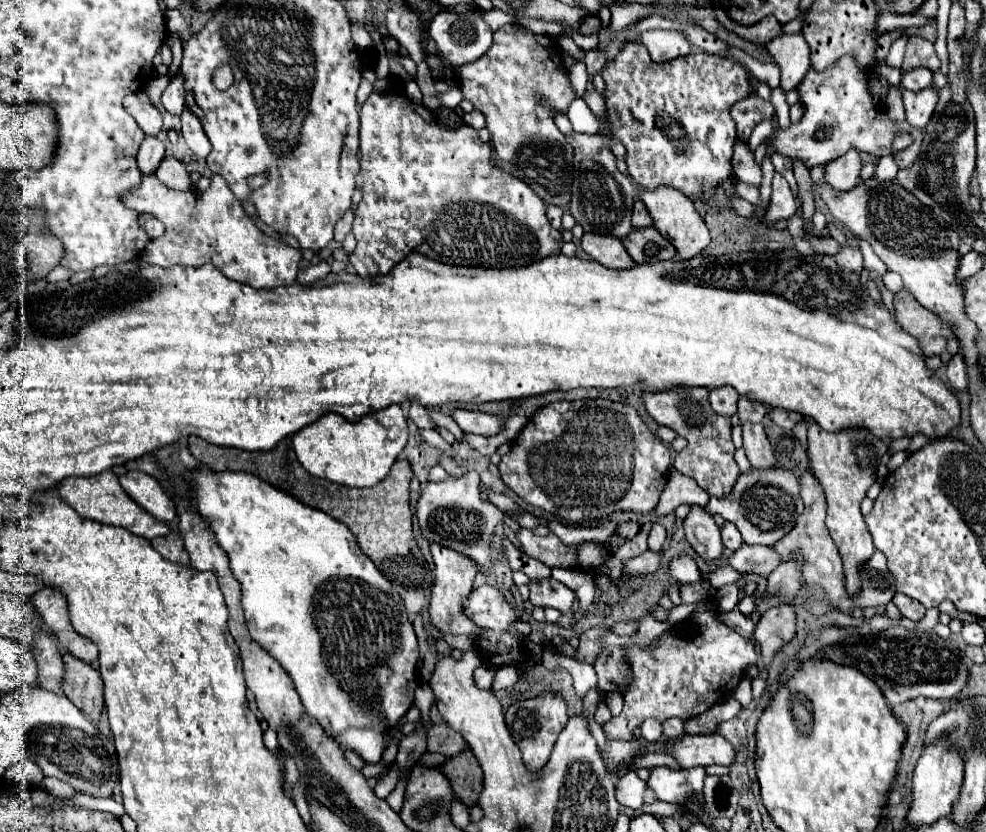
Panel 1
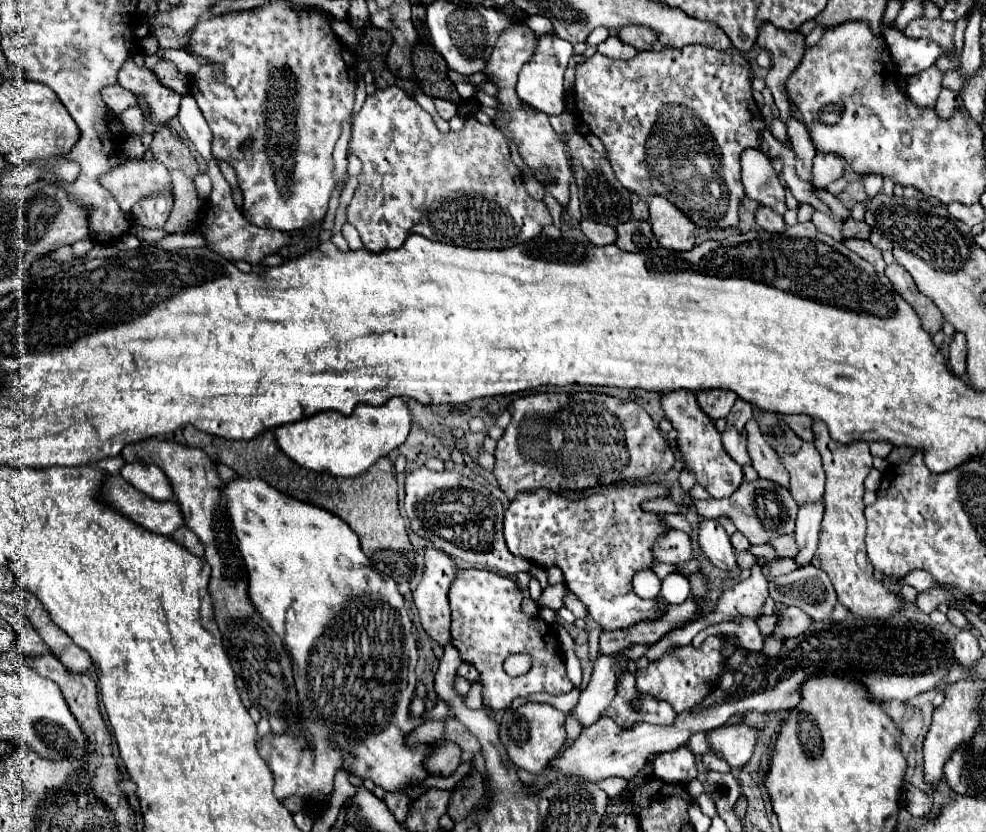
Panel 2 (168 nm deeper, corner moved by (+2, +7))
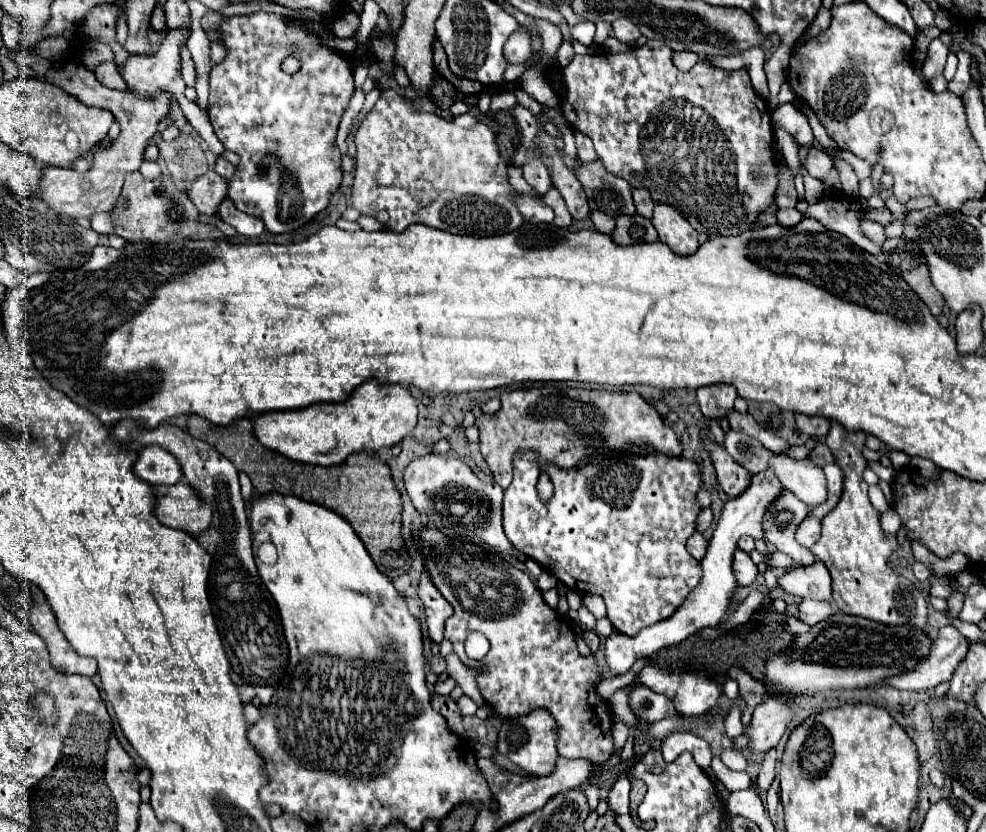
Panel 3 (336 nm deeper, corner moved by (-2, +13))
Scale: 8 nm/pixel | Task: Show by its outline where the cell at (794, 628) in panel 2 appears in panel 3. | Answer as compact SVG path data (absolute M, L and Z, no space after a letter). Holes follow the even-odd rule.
M804 599L800 603L800 619L808 625L816 625L820 621L824 621L828 615L832 615L832 603L824 603L824 601L812 601L812 599Z

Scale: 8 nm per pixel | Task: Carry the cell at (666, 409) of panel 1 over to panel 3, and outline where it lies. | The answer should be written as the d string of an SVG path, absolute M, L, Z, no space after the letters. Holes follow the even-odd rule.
M708 441L704 447L712 453L712 461L716 467L716 479L718 479L718 485L724 489L724 493L730 499L744 493L746 487L750 485L752 475L742 465L732 461L732 457L726 453L726 449L720 447L718 443Z

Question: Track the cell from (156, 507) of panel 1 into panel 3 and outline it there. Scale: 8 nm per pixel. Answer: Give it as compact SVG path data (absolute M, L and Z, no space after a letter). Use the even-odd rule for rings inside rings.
M148 445L140 451L134 473L150 485L176 485L182 479L182 467L170 451L160 445Z

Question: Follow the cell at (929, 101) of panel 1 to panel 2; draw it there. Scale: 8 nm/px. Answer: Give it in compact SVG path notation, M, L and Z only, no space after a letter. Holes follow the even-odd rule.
M932 65L928 71L920 71L918 75L912 75L908 79L906 95L914 105L934 109L936 99L942 89L940 81L942 81L942 73Z

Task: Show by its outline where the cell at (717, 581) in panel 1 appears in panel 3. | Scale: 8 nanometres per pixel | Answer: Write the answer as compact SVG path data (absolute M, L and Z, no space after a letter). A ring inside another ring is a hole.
M832 421L826 445L836 455L836 465L844 471L844 493L840 503L822 519L822 537L812 547L812 553L832 575L832 599L838 611L884 625L908 625L928 633L926 593L888 565L888 557L898 547L898 539L882 531L880 513L868 499L868 485L862 479L866 469L866 459L862 457L864 441L864 431L848 431L838 421Z

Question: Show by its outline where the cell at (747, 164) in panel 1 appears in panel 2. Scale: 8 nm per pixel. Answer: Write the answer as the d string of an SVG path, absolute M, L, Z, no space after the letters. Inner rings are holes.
M744 149L740 157L742 167L742 185L748 197L756 199L760 205L774 209L784 215L784 187L774 173L768 157L760 149Z

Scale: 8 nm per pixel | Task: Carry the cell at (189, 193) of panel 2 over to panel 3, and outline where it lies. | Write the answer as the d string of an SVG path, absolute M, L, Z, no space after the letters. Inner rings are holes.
M208 171L204 177L194 181L188 191L188 197L202 215L214 215L218 205L226 199L226 195L228 183L216 171Z

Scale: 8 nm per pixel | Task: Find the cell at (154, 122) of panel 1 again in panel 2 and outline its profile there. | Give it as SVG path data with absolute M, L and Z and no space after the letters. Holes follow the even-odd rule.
M120 85L106 87L106 89L102 91L102 99L104 99L104 103L106 103L116 115L120 115L122 111L126 111L128 107L136 107L136 105L138 105L136 95L134 95L132 91L126 91L126 89L120 87Z

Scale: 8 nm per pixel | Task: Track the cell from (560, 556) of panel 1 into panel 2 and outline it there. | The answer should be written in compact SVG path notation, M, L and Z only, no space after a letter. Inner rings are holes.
M638 483L612 487L608 493L570 501L550 491L520 493L504 515L506 545L540 567L556 565L564 573L566 587L586 605L588 615L606 631L626 629L644 619L658 619L654 601L640 599L632 589L636 571L654 563L652 543L668 531L656 513L640 509L644 499L664 497L666 487Z

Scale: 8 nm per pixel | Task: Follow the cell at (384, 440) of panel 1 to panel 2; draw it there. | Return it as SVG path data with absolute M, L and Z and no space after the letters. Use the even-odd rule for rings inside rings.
M392 397L384 405L358 405L352 415L322 411L304 421L276 429L278 447L298 465L312 471L326 471L336 477L364 475L380 457L398 449L410 433L410 411L402 397Z

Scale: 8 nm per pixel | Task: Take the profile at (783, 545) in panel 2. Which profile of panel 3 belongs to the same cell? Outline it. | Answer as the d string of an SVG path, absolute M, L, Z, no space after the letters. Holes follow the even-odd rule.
M808 515L808 517L800 523L800 527L796 529L796 541L798 541L800 545L804 545L804 547L812 547L812 545L818 541L818 537L820 537L820 527L822 527L820 519Z

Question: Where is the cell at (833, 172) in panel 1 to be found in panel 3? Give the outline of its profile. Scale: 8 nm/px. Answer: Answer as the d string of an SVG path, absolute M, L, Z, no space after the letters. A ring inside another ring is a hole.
M812 147L804 159L804 169L816 179L824 179L832 169L832 157L826 151L818 151Z

